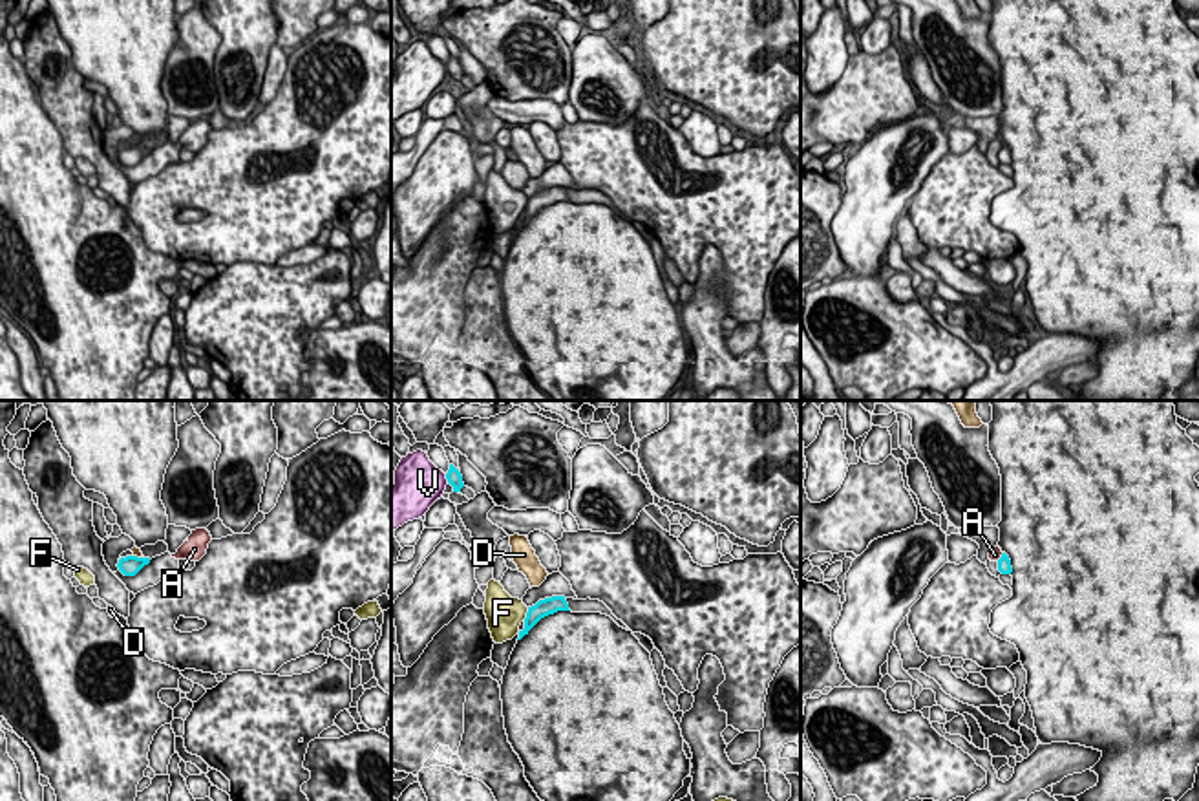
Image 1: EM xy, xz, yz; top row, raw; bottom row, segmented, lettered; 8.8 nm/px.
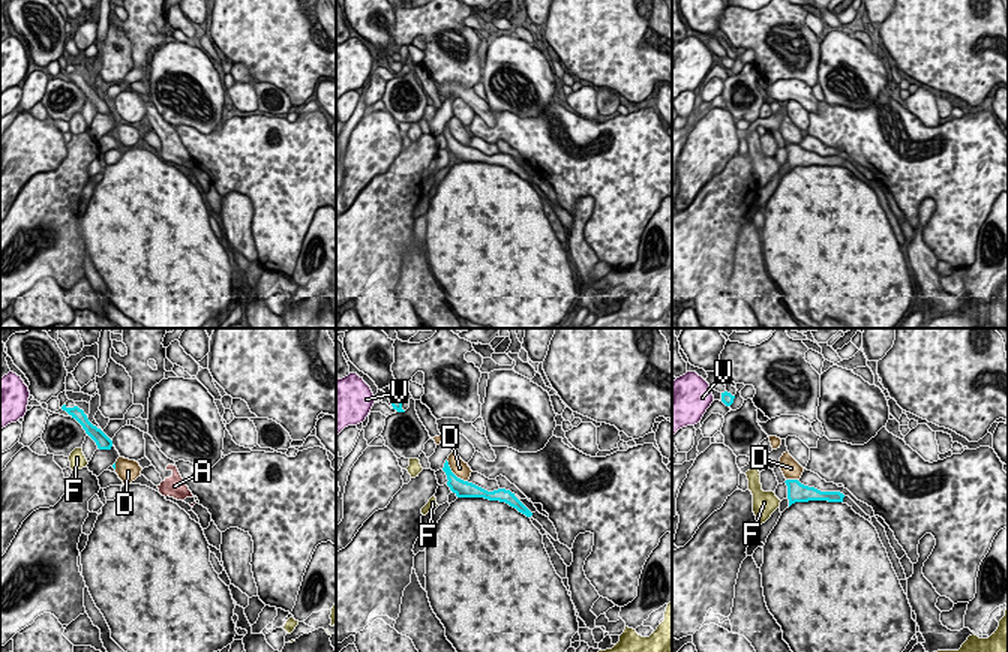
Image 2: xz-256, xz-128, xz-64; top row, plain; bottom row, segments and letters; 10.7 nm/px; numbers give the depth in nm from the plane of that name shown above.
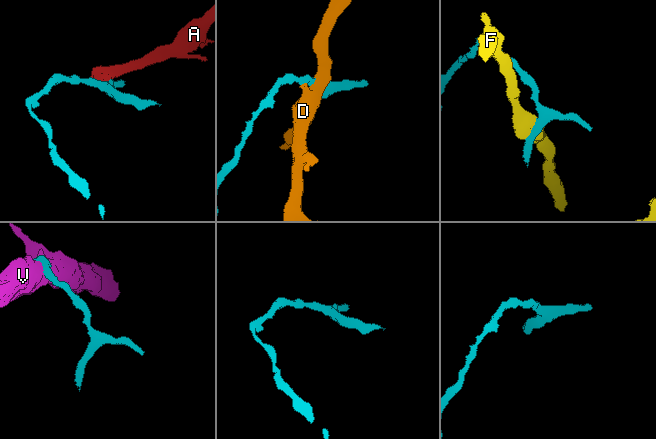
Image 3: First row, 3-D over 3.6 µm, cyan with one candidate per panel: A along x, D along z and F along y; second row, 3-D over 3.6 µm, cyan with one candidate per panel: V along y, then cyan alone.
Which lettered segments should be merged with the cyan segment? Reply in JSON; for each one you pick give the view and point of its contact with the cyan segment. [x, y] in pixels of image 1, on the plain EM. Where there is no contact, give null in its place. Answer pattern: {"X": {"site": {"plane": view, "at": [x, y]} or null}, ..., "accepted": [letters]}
{"accepted": []}

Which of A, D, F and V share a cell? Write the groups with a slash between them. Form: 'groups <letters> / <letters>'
groups A / D / F / V

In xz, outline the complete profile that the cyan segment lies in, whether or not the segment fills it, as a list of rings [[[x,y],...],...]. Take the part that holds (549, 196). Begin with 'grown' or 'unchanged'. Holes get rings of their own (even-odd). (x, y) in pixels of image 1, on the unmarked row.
unchanged; [[[552,187],[539,190],[536,196],[528,198],[526,208],[525,208],[525,219],[519,221],[521,230],[528,221],[545,207],[554,205],[557,201],[570,201],[565,187]]]

